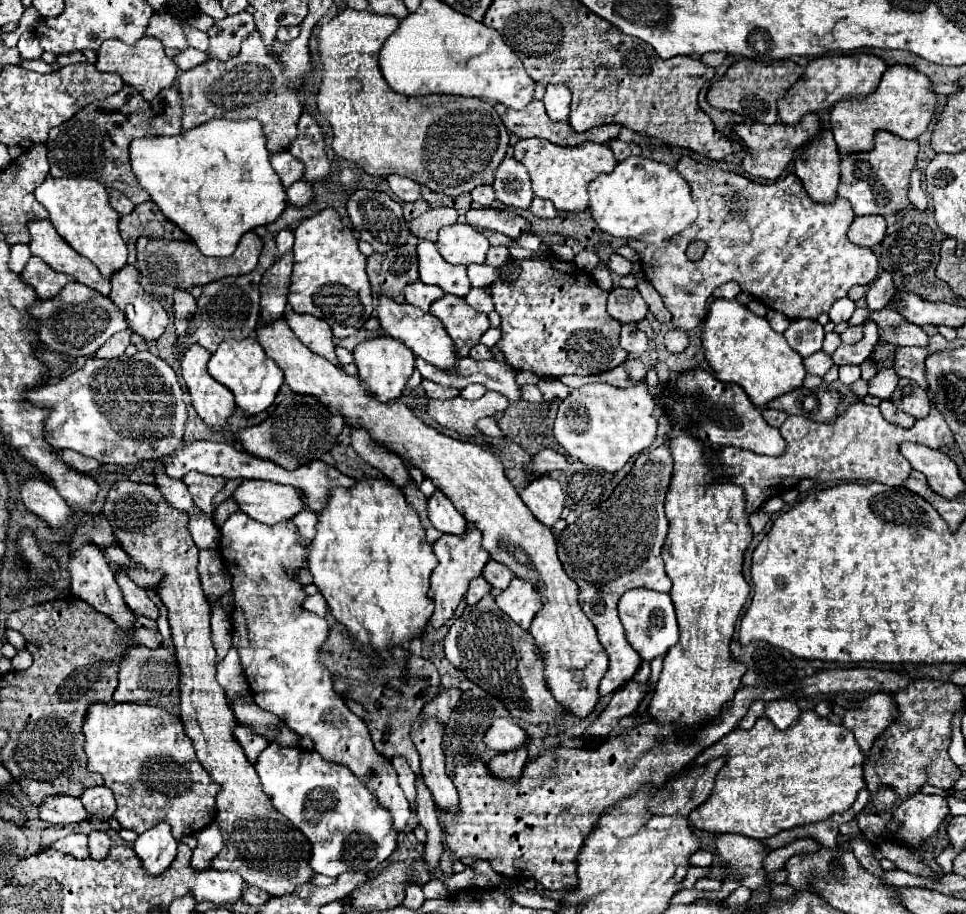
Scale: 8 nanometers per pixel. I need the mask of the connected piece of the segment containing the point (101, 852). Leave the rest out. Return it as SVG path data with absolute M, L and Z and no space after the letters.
M93 831L89 833L89 857L91 859L105 859L107 851L111 849L111 839L107 833L101 831Z

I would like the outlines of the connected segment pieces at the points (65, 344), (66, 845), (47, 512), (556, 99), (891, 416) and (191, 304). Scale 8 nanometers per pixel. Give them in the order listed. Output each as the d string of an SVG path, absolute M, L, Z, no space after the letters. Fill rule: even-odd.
M67 283L55 297L39 299L29 307L29 313L39 321L41 343L55 353L67 357L91 357L111 335L127 329L123 315L109 297L99 295L95 289L81 283Z
M71 833L71 835L55 841L53 849L67 853L67 855L73 855L75 859L87 859L87 835Z
M27 479L25 483L19 485L19 493L21 493L21 501L25 503L25 507L33 511L35 515L39 515L43 521L47 521L47 525L57 529L69 521L71 517L69 505L57 493L57 489L47 485L45 481Z
M547 85L545 93L545 109L547 115L555 121L565 121L569 117L569 107L571 107L571 91L567 91L565 85Z
M881 401L879 409L881 409L883 417L885 417L887 421L895 423L895 425L901 425L901 427L913 427L913 423L915 423L915 417L911 417L911 415L907 415L907 413L901 413L901 411L895 409L893 403L889 403L889 401Z
M175 289L173 293L173 311L175 311L175 331L177 335L185 335L187 321L195 315L195 297L185 289Z

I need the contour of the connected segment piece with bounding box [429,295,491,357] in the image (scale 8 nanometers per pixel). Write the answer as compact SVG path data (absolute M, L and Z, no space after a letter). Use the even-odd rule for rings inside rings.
M443 295L437 299L429 313L443 323L455 343L457 357L467 357L471 347L475 347L481 335L491 327L487 315L469 307L465 299L455 299L455 295Z

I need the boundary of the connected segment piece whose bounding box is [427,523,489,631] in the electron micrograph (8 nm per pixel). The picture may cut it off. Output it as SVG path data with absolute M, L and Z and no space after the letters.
M469 523L465 539L459 539L459 537L453 537L453 535L443 535L439 539L439 543L433 545L433 553L437 555L439 563L433 569L431 589L429 589L429 595L427 595L433 601L433 605L435 605L435 611L433 611L433 615L429 619L429 625L427 625L427 631L429 629L439 629L441 625L445 625L453 617L459 601L467 593L469 581L475 579L475 577L479 577L481 571L483 571L483 567L489 561L489 553L481 547L481 533L471 523Z

